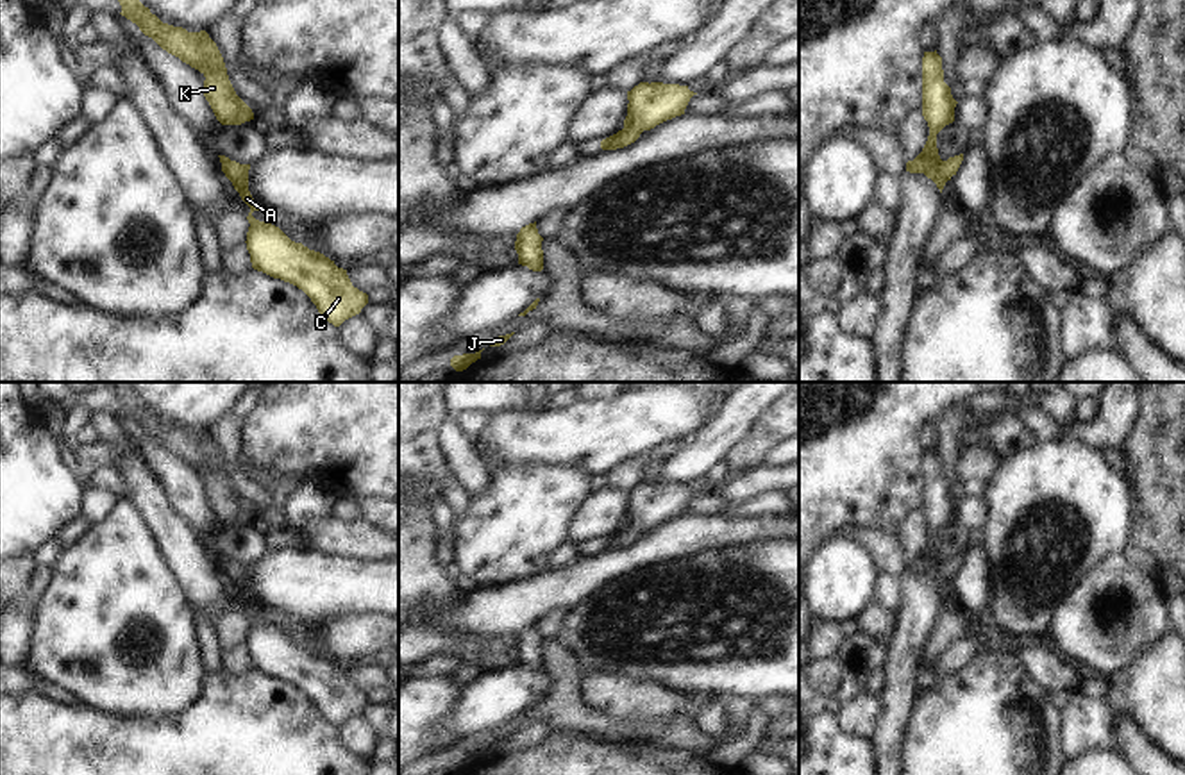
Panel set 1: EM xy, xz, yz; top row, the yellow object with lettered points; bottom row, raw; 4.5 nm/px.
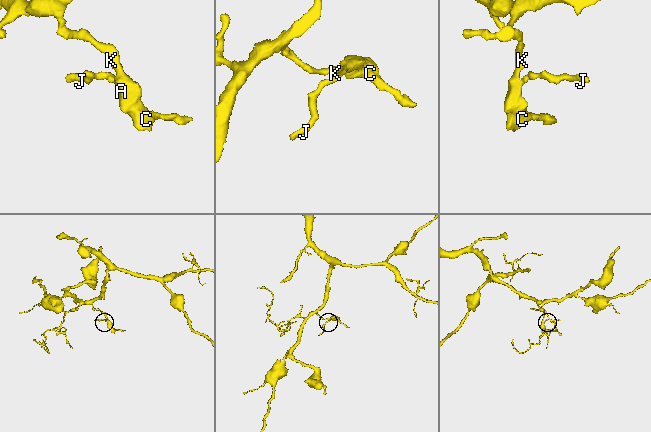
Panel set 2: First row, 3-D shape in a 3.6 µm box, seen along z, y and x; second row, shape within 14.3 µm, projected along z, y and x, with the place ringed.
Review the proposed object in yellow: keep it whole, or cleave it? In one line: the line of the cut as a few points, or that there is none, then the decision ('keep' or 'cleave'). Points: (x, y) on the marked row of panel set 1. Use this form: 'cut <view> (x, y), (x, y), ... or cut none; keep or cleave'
cut none; keep

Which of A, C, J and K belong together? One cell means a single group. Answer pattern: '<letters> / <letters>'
A C J K

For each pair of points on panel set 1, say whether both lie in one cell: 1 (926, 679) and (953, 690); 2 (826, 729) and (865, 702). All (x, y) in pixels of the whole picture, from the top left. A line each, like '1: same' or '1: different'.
1: different
2: different

